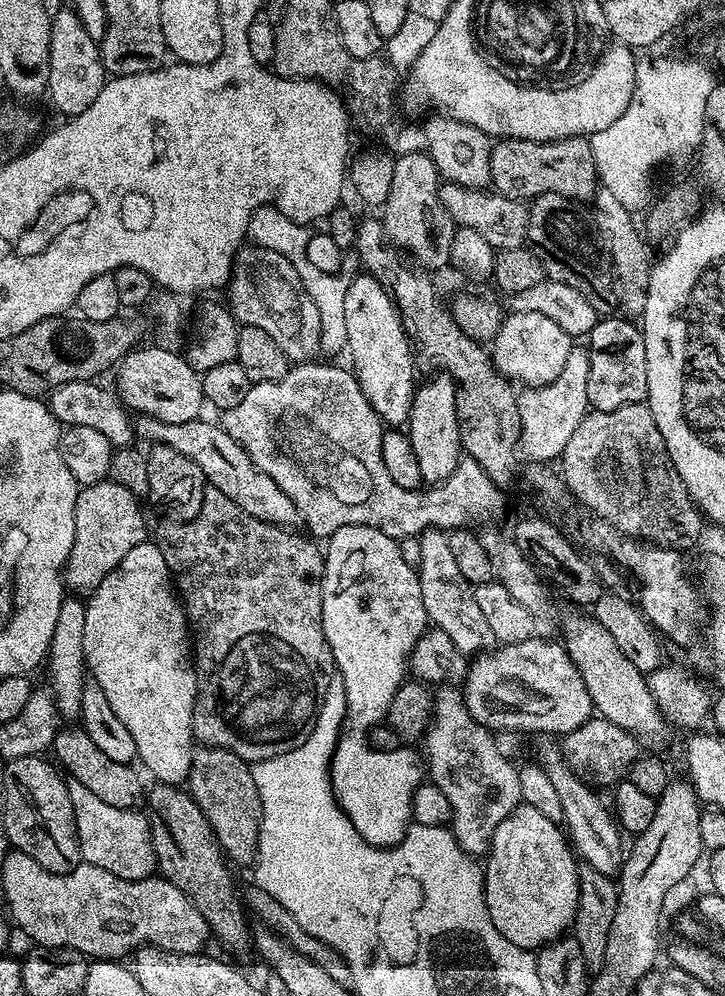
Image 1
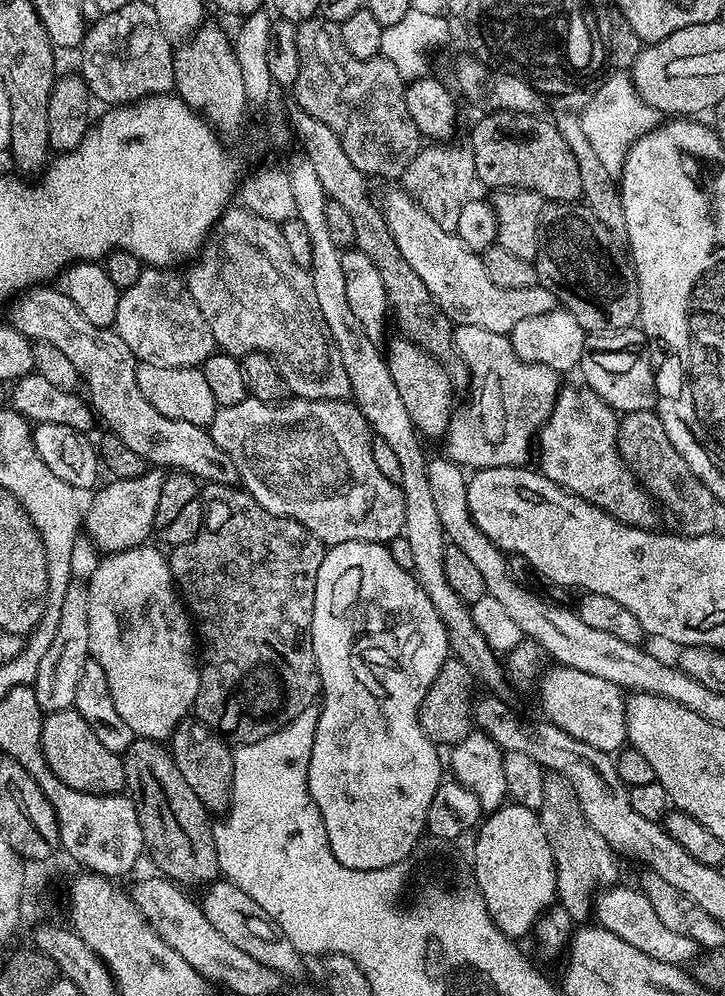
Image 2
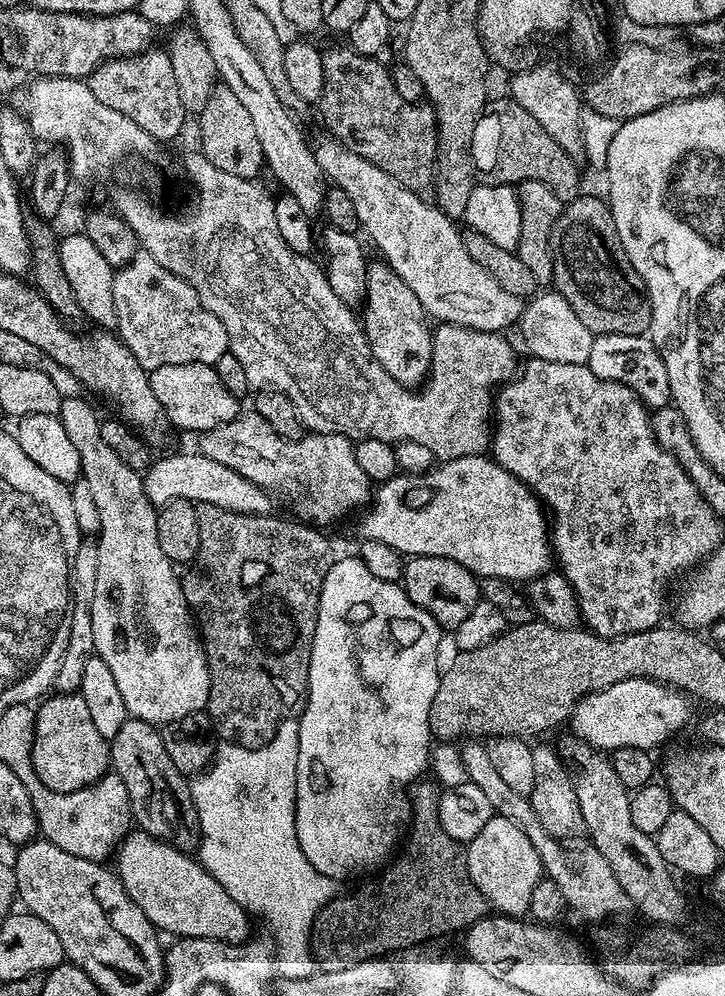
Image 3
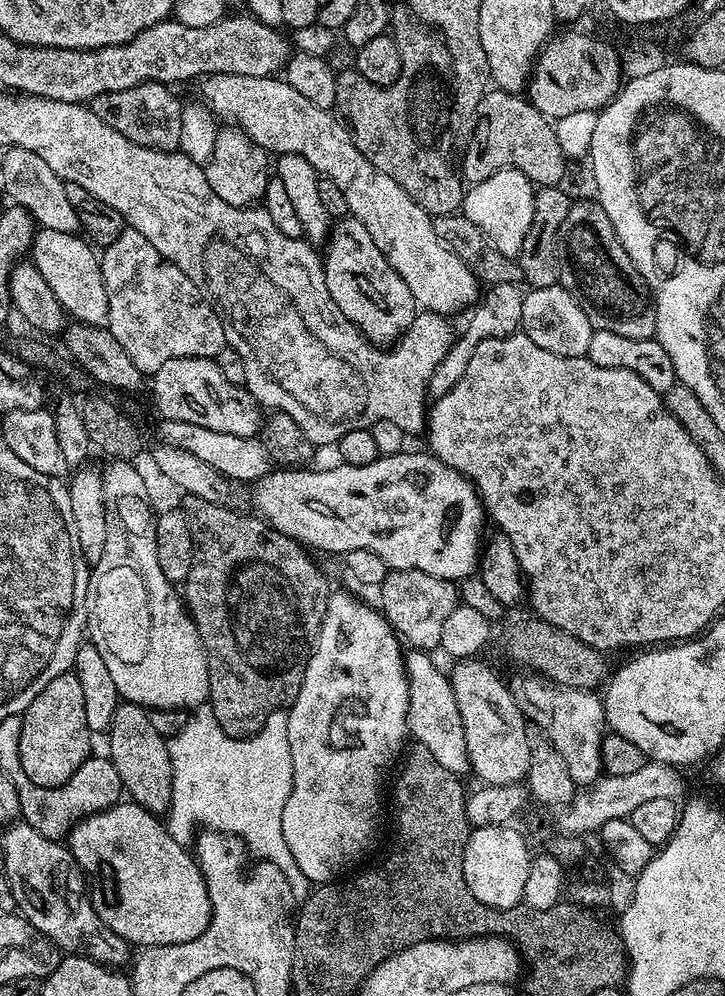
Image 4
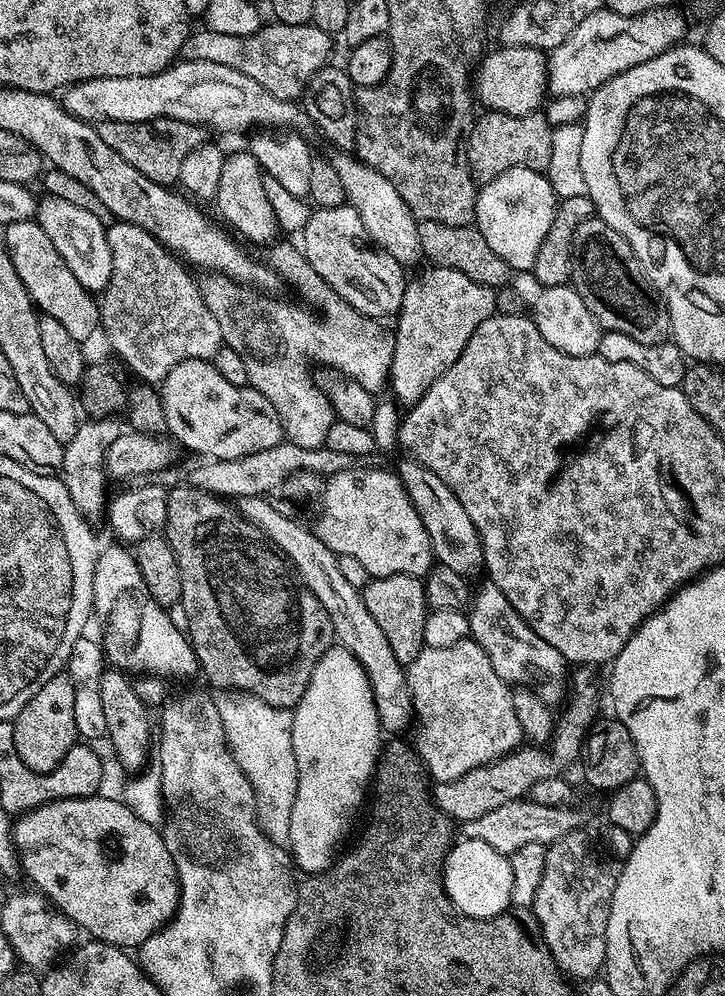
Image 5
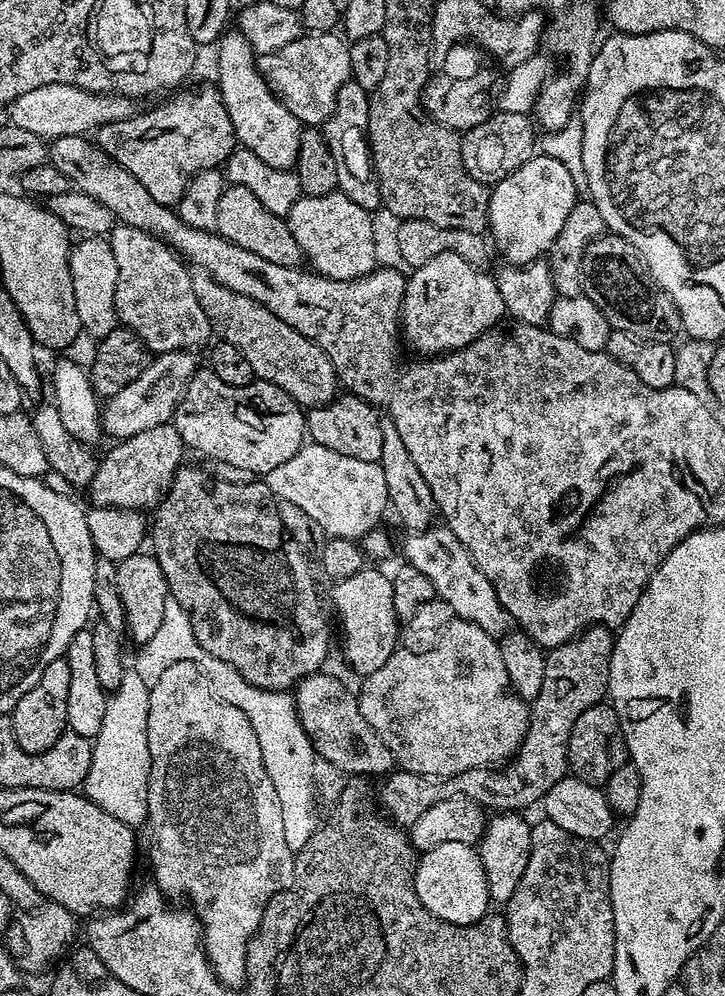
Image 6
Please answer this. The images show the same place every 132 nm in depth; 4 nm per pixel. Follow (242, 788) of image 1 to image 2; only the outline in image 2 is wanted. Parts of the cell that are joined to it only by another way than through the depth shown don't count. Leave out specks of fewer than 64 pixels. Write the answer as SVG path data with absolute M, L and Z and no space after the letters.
M185 720L170 737L170 751L182 778L189 783L204 808L217 814L226 812L232 798L233 749L203 724Z

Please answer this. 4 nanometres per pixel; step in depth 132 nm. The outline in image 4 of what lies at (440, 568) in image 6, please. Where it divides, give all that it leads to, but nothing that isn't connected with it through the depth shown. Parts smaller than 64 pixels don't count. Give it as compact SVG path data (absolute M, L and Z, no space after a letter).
M524 674L528 676L507 677L506 683L518 710L524 715L525 721L536 724L546 738L550 738L550 746L558 750L562 762L566 762L566 770L570 770L570 778L577 786L587 786L600 779L602 775L602 738L606 734L604 722L604 702L599 691L590 688L567 688L554 684L539 674Z

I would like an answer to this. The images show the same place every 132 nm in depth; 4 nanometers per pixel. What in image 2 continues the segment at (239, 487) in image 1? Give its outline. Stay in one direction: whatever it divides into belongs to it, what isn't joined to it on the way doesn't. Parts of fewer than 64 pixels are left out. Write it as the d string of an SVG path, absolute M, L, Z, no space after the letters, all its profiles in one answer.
M37 286L19 293L11 323L33 342L58 346L58 350L74 362L83 387L88 387L86 396L95 415L108 423L107 431L122 438L130 450L142 454L144 461L157 469L187 472L200 482L235 485L240 479L238 470L230 454L214 442L211 431L194 422L178 422L166 418L166 414L158 414L158 410L146 402L142 390L138 390L138 361L130 346L126 346L112 328L94 326L64 291L52 287L56 286Z

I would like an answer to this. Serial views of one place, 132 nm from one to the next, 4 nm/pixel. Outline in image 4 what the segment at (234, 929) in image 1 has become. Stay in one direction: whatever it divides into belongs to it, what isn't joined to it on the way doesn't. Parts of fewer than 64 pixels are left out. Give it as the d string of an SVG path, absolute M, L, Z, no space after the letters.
M121 702L114 710L112 725L108 727L106 739L108 739L107 755L112 764L118 770L118 778L124 784L124 792L129 796L131 803L140 804L147 812L153 814L167 813L172 797L172 763L168 753L168 740L160 736L157 730L150 724L149 709L140 707L139 704Z

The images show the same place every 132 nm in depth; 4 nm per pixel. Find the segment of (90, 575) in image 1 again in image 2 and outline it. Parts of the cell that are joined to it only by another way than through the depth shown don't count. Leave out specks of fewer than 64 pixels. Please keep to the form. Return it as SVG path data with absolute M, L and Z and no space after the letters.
M146 470L138 478L109 479L109 484L95 493L97 496L86 504L82 526L100 554L141 547L147 541L144 539L153 535L154 514L158 514L158 498L162 498L164 478L163 471Z

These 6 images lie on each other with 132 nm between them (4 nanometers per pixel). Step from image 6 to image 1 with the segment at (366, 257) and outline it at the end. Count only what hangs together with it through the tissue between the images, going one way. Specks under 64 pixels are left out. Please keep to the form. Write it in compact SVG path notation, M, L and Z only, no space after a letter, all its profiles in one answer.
M432 374L429 380L419 385L412 399L406 431L414 446L418 466L422 469L424 484L443 485L460 465L462 449L460 446L460 423L456 409L456 383L451 376Z

